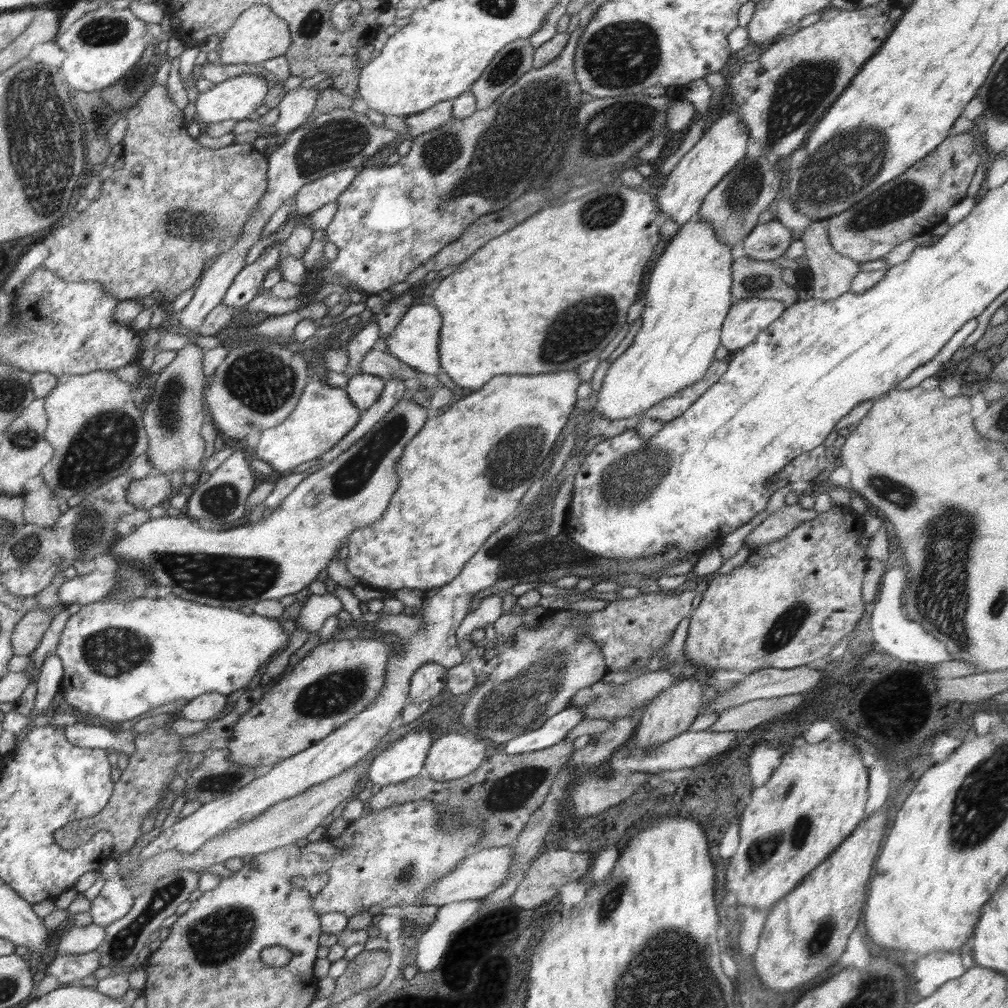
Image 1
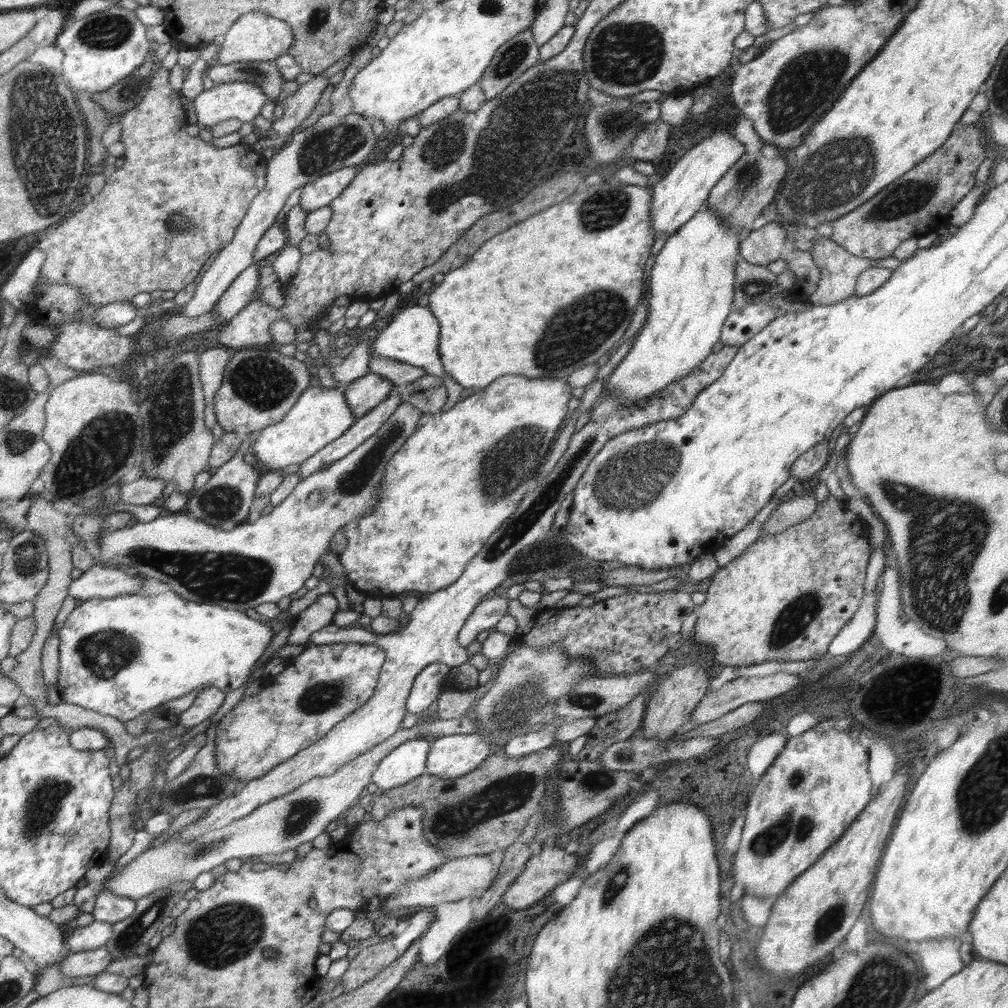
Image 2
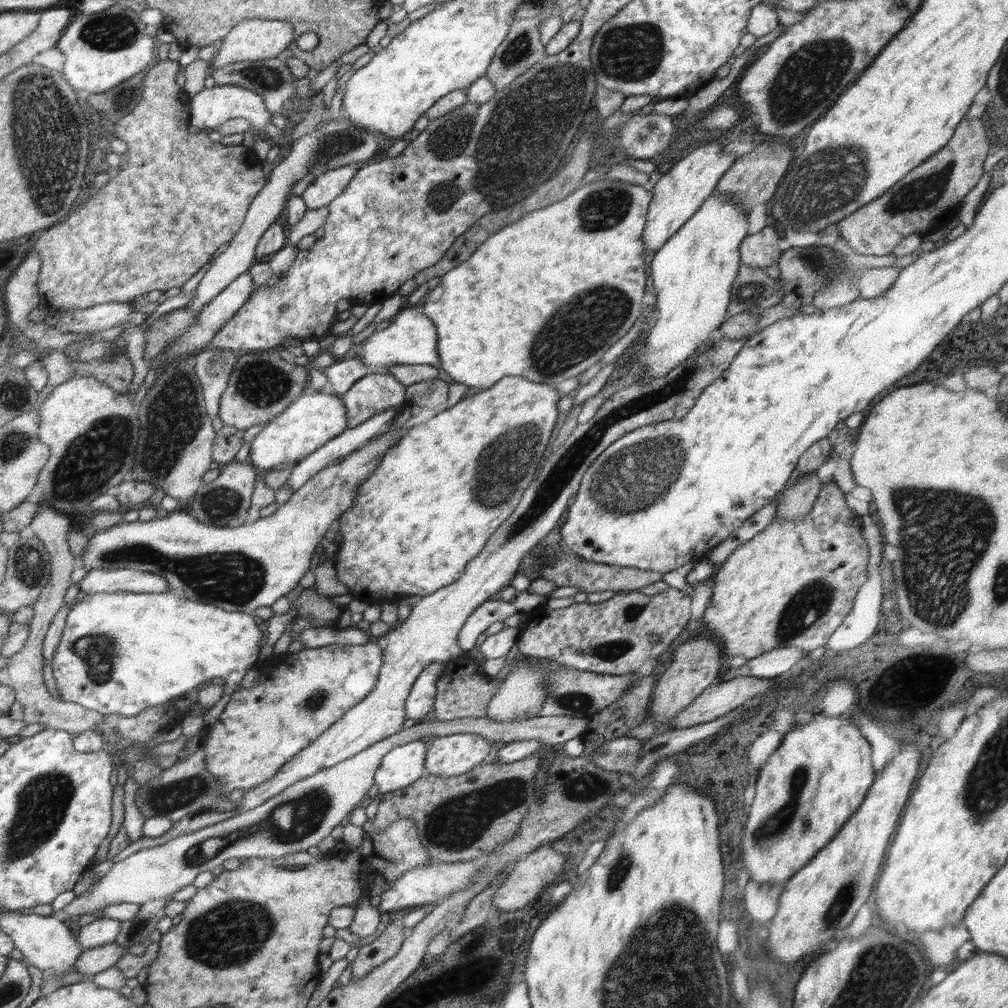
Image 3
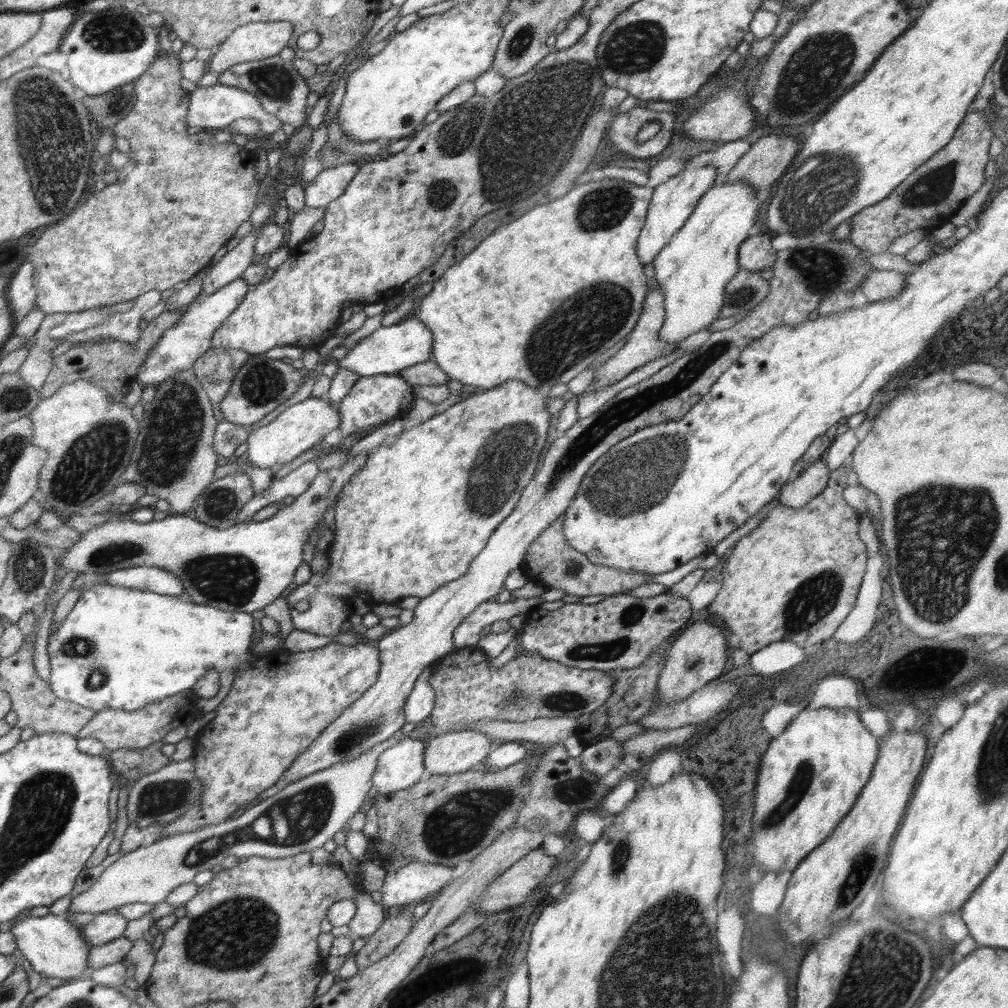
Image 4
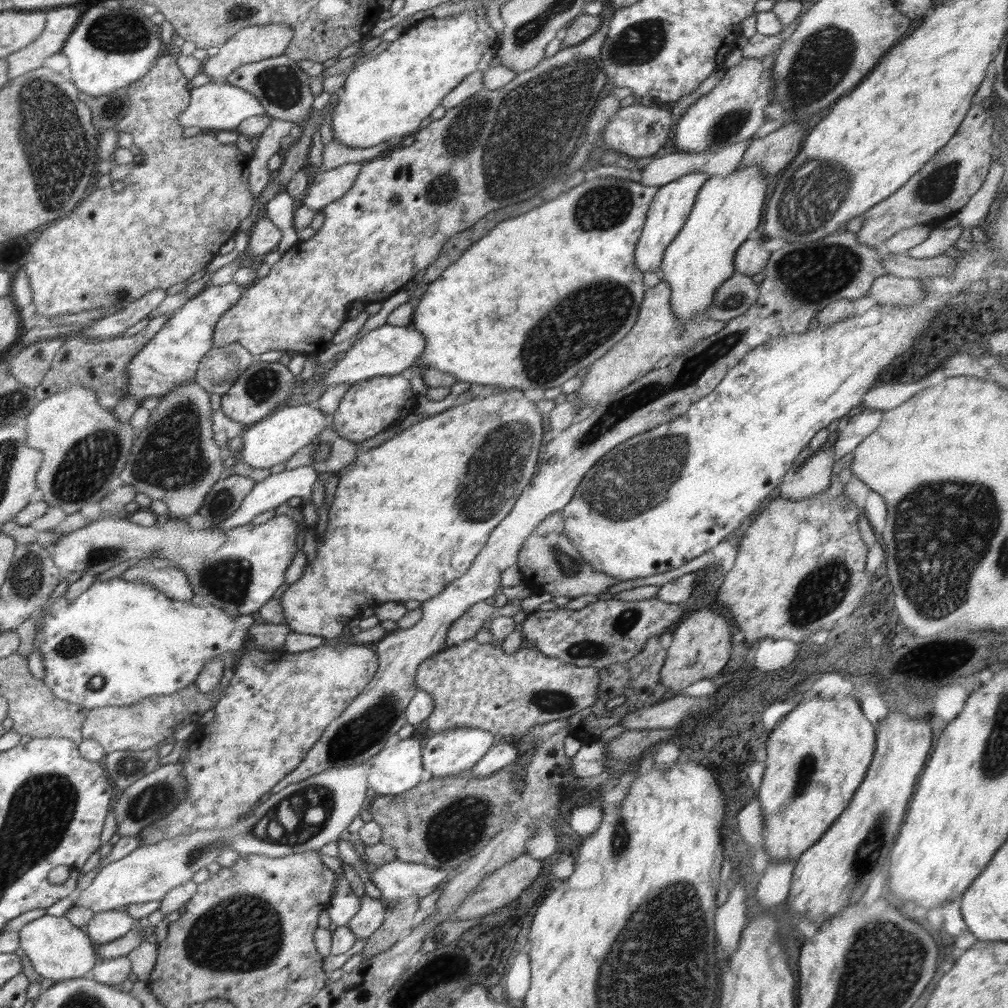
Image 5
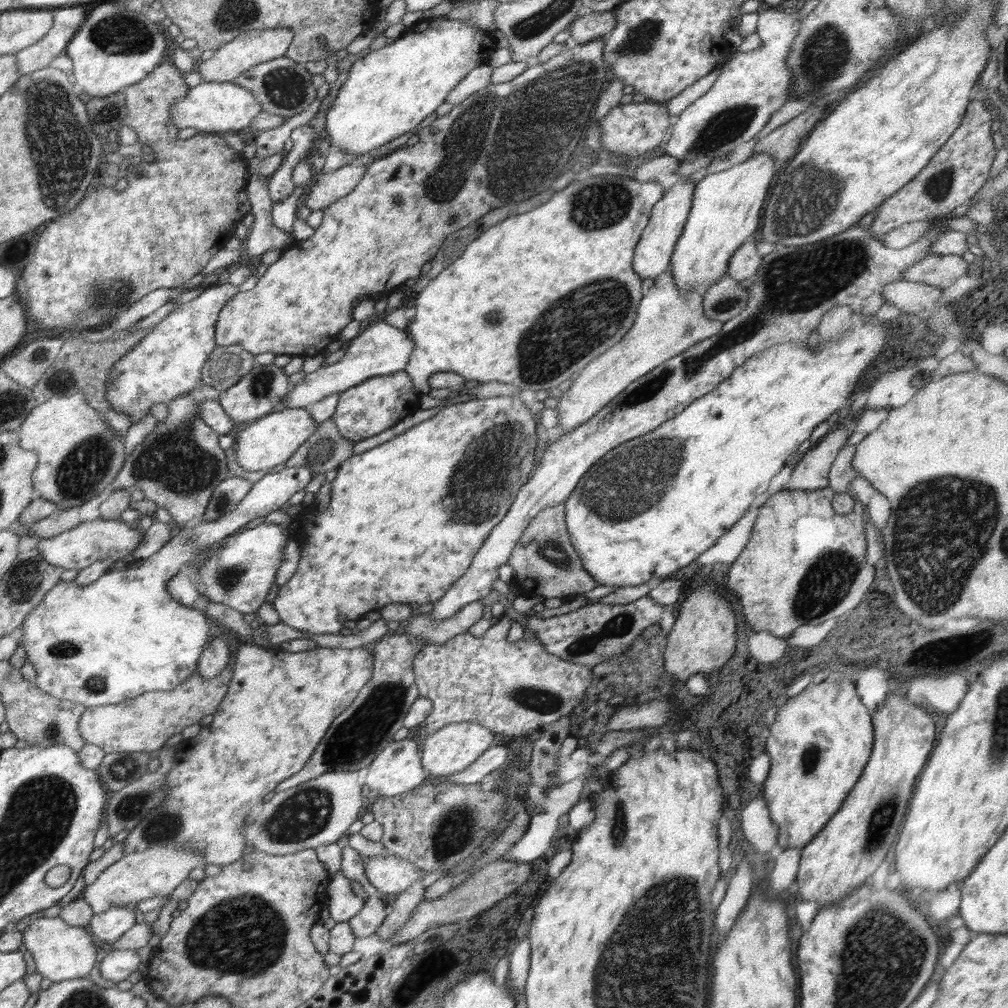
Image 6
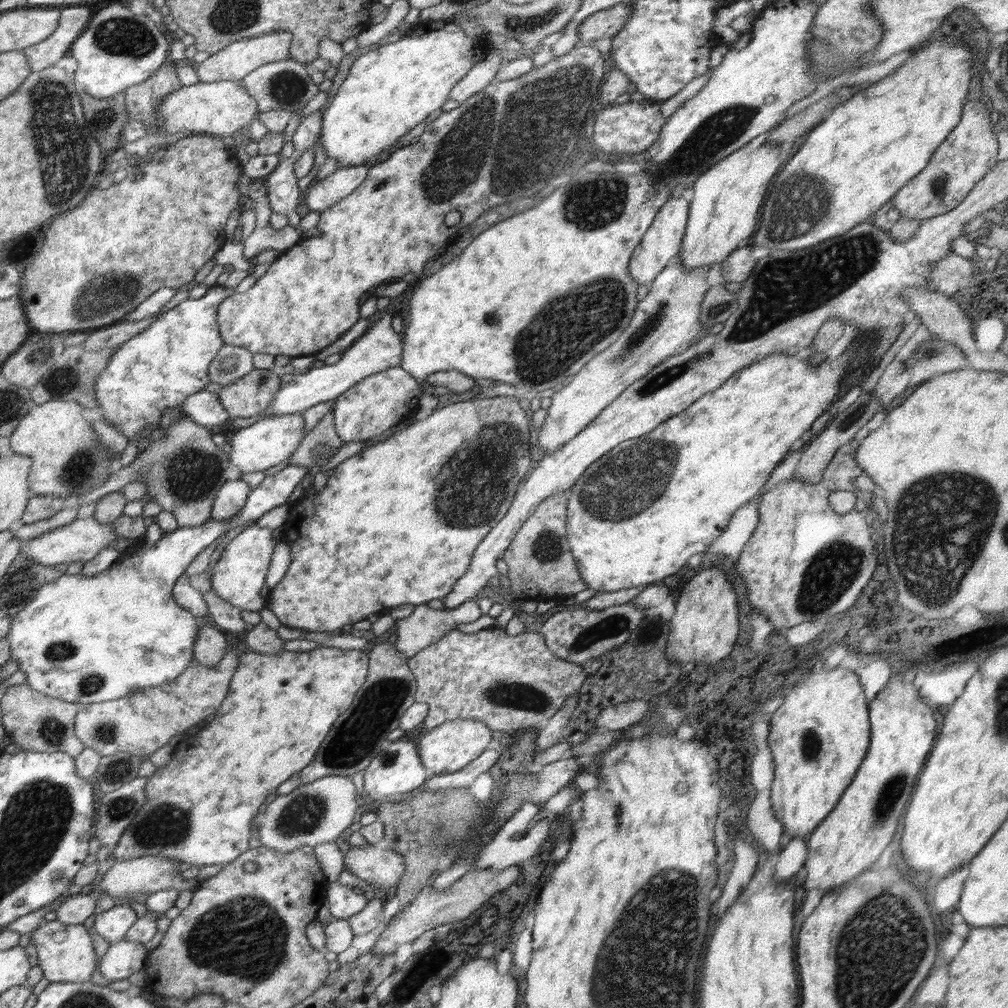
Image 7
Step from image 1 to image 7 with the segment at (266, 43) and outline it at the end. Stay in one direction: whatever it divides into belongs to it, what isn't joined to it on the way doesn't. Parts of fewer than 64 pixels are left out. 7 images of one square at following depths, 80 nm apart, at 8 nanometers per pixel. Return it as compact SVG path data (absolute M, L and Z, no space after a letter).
M276 31L262 36L247 38L233 42L218 53L211 54L208 59L195 65L196 76L199 82L214 83L217 81L242 82L246 74L264 66L269 62L290 59L291 41L293 34L288 31Z

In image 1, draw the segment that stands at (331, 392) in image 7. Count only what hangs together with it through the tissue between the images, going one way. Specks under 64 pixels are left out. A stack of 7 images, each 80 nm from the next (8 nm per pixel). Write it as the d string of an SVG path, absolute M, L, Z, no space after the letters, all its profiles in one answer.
M431 304L412 305L406 314L400 319L389 337L379 343L381 349L388 354L398 357L402 362L409 364L420 372L434 375L441 367L439 363L439 342L442 326L440 311Z

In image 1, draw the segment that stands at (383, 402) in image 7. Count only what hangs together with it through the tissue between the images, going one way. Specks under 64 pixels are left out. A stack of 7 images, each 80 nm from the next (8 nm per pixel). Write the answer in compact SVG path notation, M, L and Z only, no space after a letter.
M360 373L349 378L345 390L360 412L364 412L376 402L384 387L385 379L373 374Z

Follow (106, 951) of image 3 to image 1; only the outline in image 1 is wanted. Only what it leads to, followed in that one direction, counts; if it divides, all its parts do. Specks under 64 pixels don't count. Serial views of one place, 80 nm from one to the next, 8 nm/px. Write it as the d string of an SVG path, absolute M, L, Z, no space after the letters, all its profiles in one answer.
M88 952L78 955L57 956L46 967L46 974L56 976L60 986L70 984L74 980L82 980L100 968L100 955Z

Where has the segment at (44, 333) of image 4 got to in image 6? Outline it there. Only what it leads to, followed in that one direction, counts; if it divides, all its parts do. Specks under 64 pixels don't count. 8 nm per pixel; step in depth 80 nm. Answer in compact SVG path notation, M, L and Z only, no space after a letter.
M43 336L18 350L16 356L4 359L1 368L12 380L31 389L43 378L42 374L47 372L48 366L54 364L62 344L62 338Z

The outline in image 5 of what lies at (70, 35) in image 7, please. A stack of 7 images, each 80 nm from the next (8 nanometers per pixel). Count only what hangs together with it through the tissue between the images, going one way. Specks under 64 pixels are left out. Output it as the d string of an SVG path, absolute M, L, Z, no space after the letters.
M52 8L46 14L46 26L41 35L32 44L5 57L8 63L8 79L13 80L28 71L42 68L45 58L61 52L78 24L78 18L78 8Z

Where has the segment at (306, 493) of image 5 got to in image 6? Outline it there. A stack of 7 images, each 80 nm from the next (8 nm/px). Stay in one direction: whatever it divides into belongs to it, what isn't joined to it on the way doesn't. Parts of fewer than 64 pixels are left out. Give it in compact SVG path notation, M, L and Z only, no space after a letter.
M306 467L282 469L268 473L251 486L250 492L243 498L242 504L231 513L218 520L205 520L194 529L180 527L172 539L164 544L160 551L146 560L135 560L120 572L110 572L100 576L94 583L82 587L73 582L60 582L48 591L47 597L24 620L20 630L19 644L25 648L27 662L36 668L34 683L42 691L58 699L65 699L84 705L106 706L118 704L128 699L140 697L152 691L172 691L187 681L198 669L199 658L204 647L217 635L222 635L222 626L216 620L166 620L166 608L162 602L172 602L166 594L171 578L174 578L182 566L192 564L196 556L213 542L228 537L242 529L254 518L260 518L280 509L291 496L305 492L304 488L313 480L313 472Z

